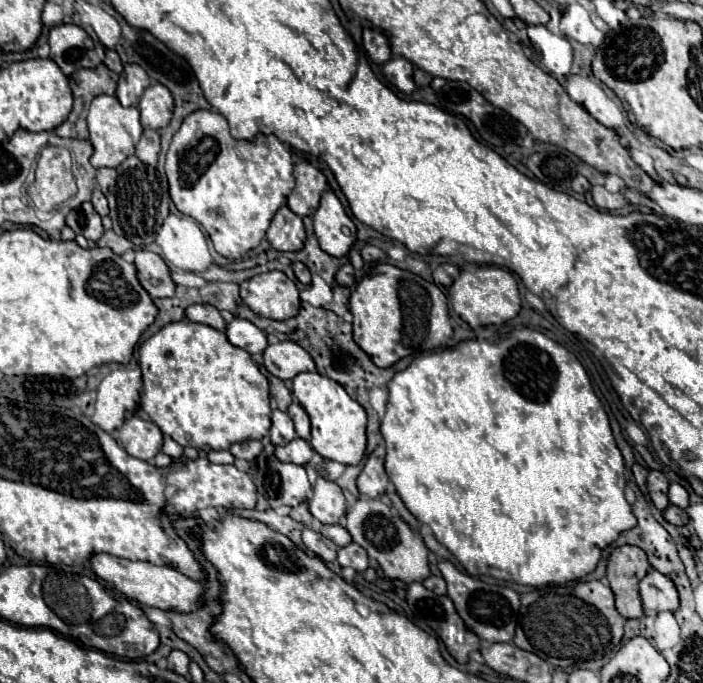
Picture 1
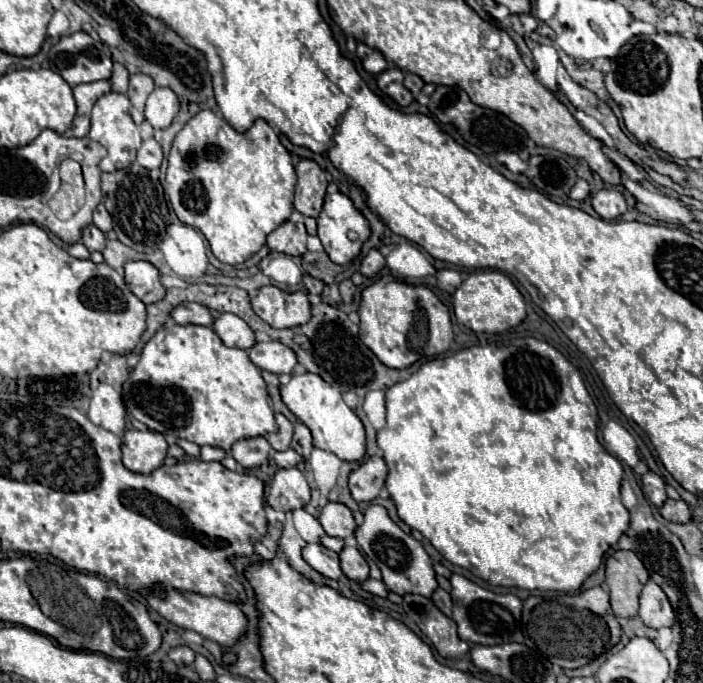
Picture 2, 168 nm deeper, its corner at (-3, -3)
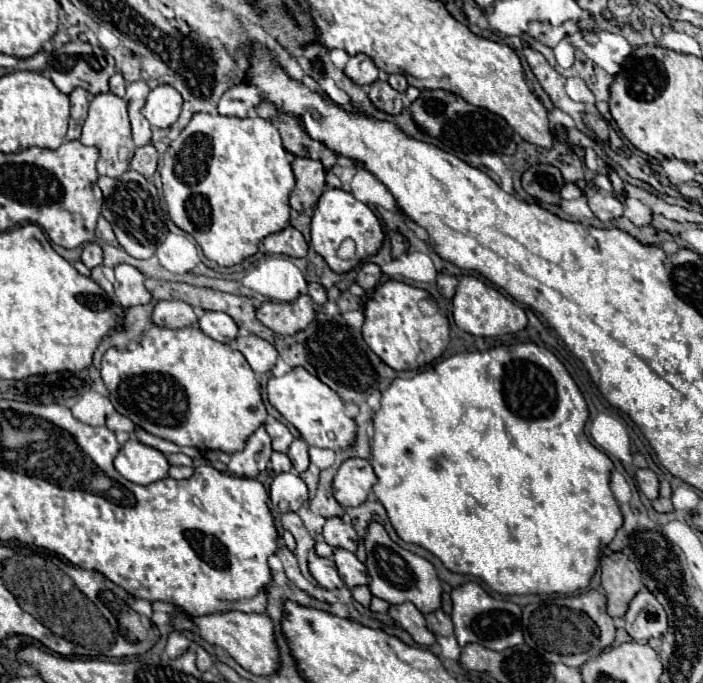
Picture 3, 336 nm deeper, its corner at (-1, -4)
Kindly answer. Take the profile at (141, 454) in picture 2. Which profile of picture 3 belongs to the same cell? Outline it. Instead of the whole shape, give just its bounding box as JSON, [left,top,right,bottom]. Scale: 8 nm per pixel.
[114,437,168,485]

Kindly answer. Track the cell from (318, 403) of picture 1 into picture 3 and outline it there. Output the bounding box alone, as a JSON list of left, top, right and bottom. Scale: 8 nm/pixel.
[268,367,356,451]

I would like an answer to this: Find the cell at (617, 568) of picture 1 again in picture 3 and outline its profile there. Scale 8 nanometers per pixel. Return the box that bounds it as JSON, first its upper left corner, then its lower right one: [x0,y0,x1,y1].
[602,553,642,617]

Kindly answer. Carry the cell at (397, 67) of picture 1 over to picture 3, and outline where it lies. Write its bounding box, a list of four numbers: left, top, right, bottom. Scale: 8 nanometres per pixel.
[368,79,404,115]

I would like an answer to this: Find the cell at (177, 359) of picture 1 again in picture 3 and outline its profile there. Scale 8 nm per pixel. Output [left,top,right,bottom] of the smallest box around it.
[102,325,268,453]

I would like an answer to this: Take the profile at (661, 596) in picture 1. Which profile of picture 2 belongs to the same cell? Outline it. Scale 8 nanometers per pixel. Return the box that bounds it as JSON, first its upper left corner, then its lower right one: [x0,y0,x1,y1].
[638,580,676,630]

